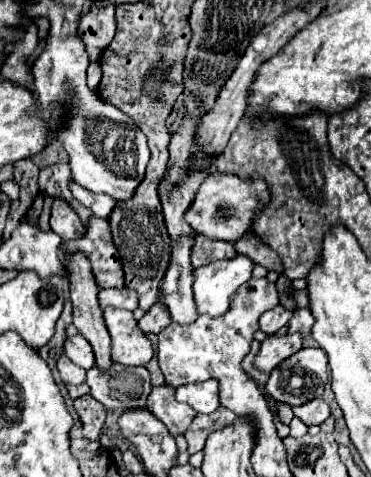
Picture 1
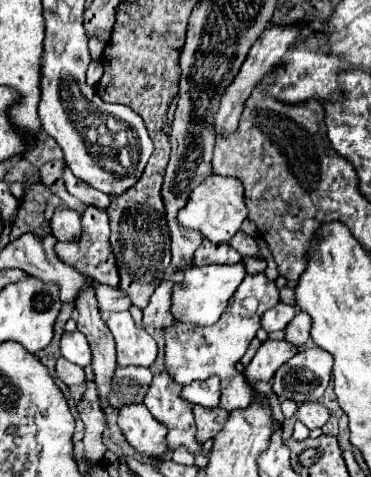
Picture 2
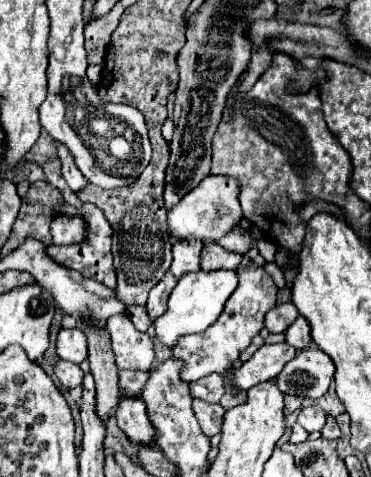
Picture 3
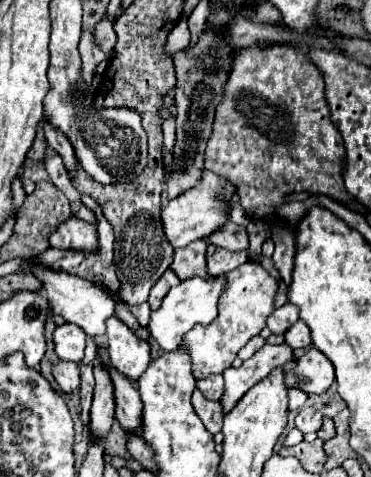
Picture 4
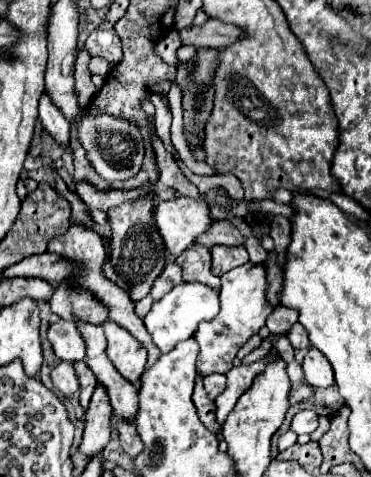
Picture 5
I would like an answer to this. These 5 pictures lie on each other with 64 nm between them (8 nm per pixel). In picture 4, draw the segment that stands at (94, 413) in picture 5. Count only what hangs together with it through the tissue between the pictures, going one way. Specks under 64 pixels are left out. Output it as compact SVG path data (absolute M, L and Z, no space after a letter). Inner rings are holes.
M98 358L92 362L92 368L96 378L96 390L94 390L92 410L90 410L90 432L92 432L92 438L102 440L112 426L116 402L114 402L114 388L112 388L108 370L102 366Z

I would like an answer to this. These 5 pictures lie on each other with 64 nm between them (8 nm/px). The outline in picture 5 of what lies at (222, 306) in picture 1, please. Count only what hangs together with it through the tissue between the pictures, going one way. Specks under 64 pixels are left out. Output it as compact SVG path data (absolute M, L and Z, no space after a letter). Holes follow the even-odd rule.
M182 282L180 286L172 288L164 298L160 298L158 302L152 304L152 310L144 318L144 324L146 324L148 332L152 334L154 344L162 352L170 352L180 340L190 338L196 332L200 322L212 320L218 310L220 310L220 304L218 304L216 288L200 284L200 282Z

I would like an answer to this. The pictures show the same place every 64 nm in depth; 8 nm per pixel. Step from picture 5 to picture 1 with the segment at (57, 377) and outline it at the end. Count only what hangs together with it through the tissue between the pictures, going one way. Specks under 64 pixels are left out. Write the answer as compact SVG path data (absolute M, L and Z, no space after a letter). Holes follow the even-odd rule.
M62 354L58 358L58 370L60 370L60 376L62 376L64 384L82 384L86 380L86 370L72 364L66 354Z

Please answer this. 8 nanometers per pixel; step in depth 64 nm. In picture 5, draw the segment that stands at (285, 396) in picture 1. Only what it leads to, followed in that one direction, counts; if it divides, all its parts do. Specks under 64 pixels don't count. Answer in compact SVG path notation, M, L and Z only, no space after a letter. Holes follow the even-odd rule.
M310 348L308 354L304 356L302 372L304 372L304 382L312 388L328 388L334 384L332 366L328 364L322 352L316 352L316 348Z

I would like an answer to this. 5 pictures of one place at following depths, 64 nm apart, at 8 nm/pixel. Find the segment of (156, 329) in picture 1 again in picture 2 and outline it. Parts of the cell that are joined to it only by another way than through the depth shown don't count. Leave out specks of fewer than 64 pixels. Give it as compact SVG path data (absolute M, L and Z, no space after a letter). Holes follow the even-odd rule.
M166 280L162 282L152 298L150 298L150 304L144 308L144 318L142 318L142 324L146 328L168 328L172 326L172 312L170 312L170 296L172 296L172 280Z

